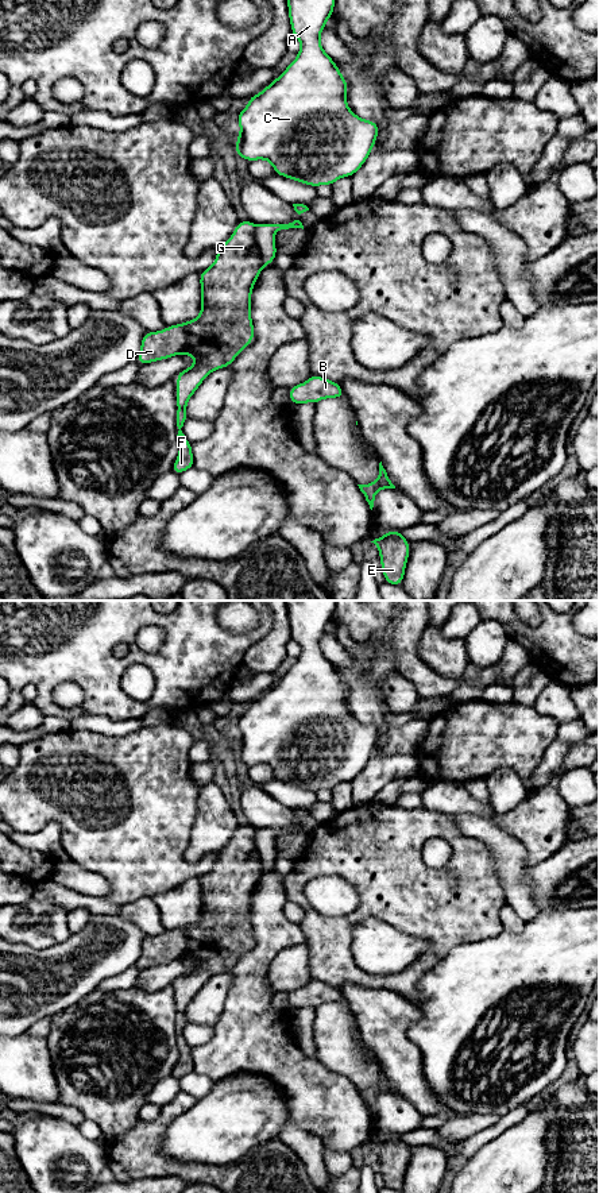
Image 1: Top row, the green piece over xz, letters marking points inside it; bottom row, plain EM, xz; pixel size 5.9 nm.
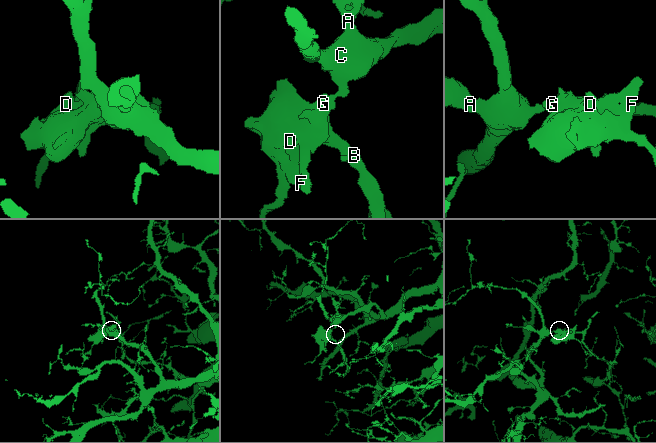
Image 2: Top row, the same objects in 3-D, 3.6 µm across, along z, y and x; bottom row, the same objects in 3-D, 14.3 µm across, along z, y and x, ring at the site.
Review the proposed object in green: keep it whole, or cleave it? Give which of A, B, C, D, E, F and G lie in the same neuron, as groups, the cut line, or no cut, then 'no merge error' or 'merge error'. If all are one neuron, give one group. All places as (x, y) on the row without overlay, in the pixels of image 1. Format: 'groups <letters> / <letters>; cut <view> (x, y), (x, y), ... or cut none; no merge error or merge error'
groups A C / B D E F G; cut xz (255, 830), (255, 852), (262, 871); merge error

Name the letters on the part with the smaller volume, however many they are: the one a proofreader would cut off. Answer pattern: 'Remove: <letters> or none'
Remove: B, D, E, F, G

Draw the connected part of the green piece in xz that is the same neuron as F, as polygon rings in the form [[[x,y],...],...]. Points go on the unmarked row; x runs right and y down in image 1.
[[[248,823],[237,827],[232,841],[216,853],[213,869],[200,877],[198,922],[162,935],[146,935],[135,964],[139,969],[175,960],[192,960],[196,964],[193,970],[177,977],[179,1058],[171,1072],[177,1080],[194,1072],[192,1047],[181,1035],[189,1024],[188,1005],[212,976],[229,972],[255,942],[251,900],[263,872],[255,849],[255,833]]]

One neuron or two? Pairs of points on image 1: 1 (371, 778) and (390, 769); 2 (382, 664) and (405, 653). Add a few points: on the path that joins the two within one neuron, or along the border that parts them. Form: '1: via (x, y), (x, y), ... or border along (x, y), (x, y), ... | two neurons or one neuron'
1: via (375, 775), (381, 769), (386, 769) | one neuron
2: border along (374, 634), (389, 634), (389, 647), (398, 671) | two neurons

